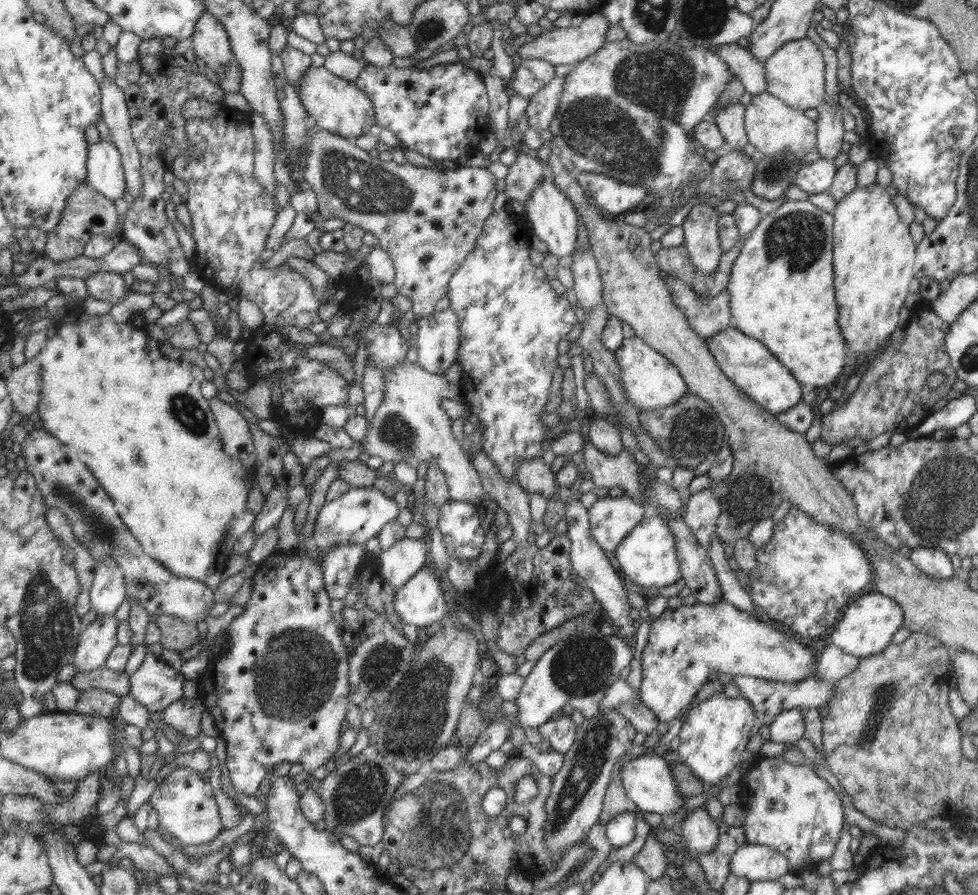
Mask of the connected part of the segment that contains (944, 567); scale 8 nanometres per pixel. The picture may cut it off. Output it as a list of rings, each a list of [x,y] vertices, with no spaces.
[[[916,547],[912,549],[909,559],[918,570],[928,577],[948,580],[948,578],[956,576],[950,556],[942,549]]]

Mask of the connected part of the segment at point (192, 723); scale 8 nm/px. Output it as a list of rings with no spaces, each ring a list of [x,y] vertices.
[[[200,696],[194,700],[183,697],[160,713],[161,722],[182,732],[185,739],[188,737],[197,738],[202,733],[200,719],[206,710],[204,701]]]

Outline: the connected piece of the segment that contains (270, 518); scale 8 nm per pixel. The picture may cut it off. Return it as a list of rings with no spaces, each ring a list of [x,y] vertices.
[[[285,483],[272,489],[262,509],[255,515],[255,521],[251,528],[257,534],[257,537],[264,534],[266,530],[274,528],[280,522],[280,518],[282,518],[286,509],[288,487],[290,486]]]

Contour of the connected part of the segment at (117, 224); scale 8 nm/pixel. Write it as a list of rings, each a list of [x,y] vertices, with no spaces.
[[[82,181],[77,189],[70,193],[65,204],[62,218],[56,230],[47,234],[47,242],[43,256],[50,257],[54,262],[62,262],[83,254],[89,238],[97,234],[110,235],[118,240],[122,234],[122,219],[116,212],[114,202],[102,196],[97,190]]]

